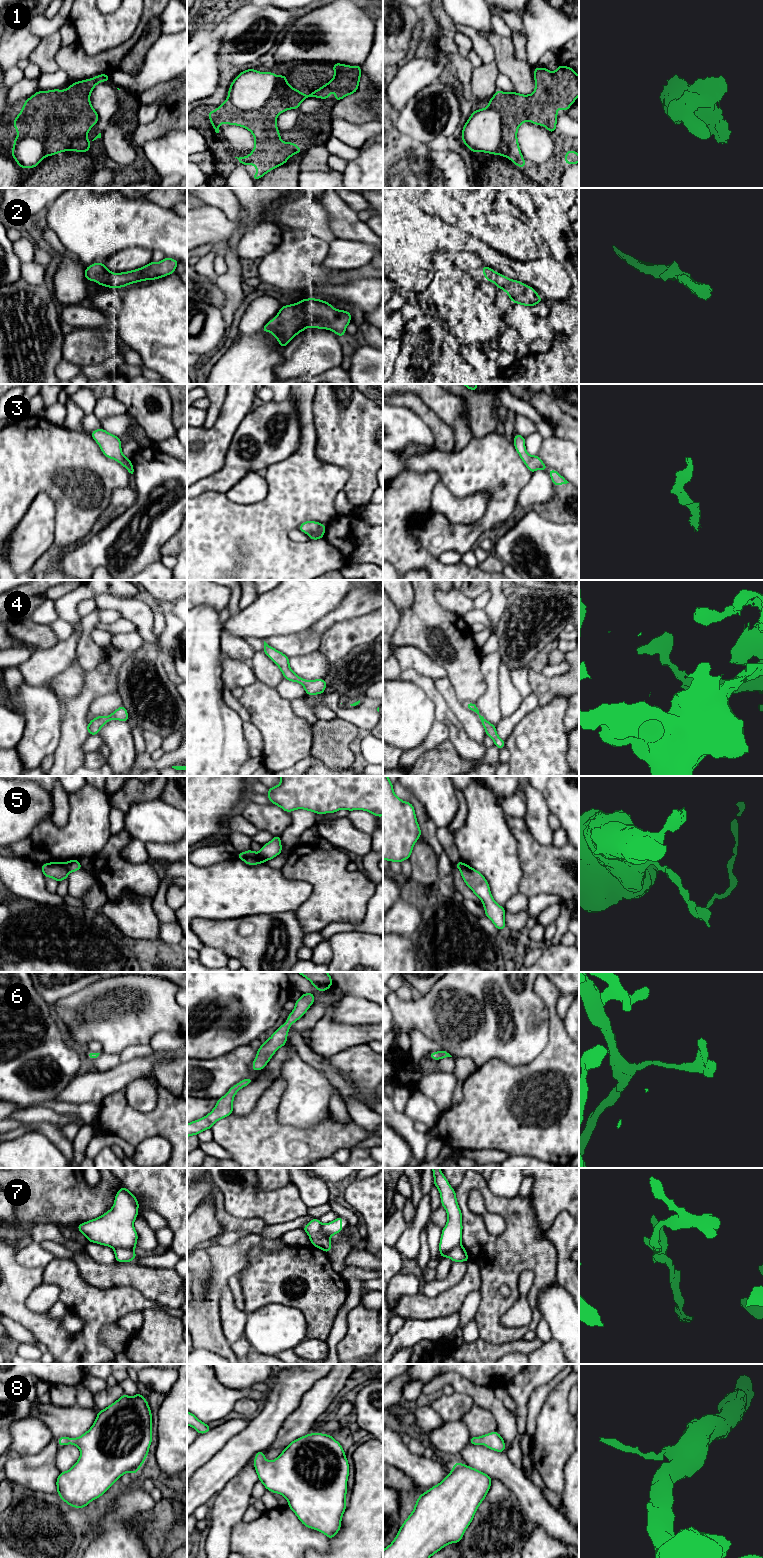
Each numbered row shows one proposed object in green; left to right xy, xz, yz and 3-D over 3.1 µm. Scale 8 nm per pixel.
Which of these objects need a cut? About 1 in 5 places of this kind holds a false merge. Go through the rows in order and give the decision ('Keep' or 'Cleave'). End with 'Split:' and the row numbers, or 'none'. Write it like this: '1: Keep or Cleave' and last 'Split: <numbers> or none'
1: Cleave
2: Keep
3: Keep
4: Keep
5: Cleave
6: Keep
7: Cleave
8: Keep
Split: 1, 5, 7

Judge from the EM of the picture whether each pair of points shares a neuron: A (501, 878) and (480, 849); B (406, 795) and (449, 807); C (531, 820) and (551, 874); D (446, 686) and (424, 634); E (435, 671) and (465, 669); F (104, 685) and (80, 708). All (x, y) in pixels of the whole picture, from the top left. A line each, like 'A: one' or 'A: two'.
A: one
B: two
C: two
D: two
E: two
F: one

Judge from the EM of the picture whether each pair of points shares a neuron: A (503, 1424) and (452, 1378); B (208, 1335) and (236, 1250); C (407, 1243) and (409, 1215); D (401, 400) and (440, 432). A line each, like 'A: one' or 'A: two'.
A: one
B: one
C: two
D: one

